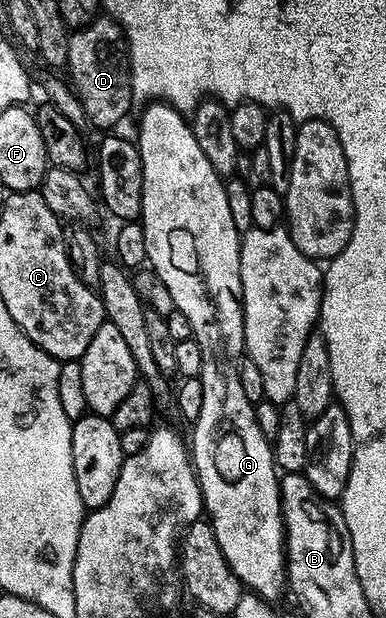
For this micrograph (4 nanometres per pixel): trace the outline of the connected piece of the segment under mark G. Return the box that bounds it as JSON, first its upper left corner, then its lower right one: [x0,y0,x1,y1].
[135,101,287,601]

